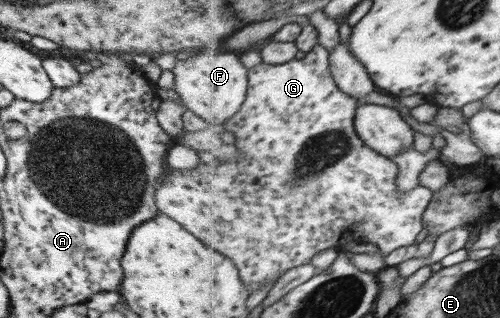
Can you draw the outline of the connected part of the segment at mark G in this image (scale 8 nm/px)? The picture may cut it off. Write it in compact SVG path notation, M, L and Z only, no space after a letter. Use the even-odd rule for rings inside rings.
M317 45L303 59L295 59L282 65L270 65L262 62L253 67L251 77L253 77L253 91L257 89L255 91L257 97L267 97L267 91L269 91L269 95L273 99L251 99L249 97L247 105L243 105L241 111L223 124L220 130L225 133L229 141L228 153L208 158L205 164L195 167L195 171L193 169L185 171L185 173L169 171L166 177L161 178L154 191L154 202L157 209L163 215L167 215L169 219L177 221L183 229L187 229L191 235L195 235L209 249L215 249L215 245L219 245L219 251L223 255L231 257L235 261L235 265L239 265L239 271L243 273L243 281L247 281L246 287L250 293L259 291L265 283L275 284L276 280L294 267L311 264L313 257L326 249L338 247L340 251L344 252L345 245L349 245L351 241L372 243L378 246L385 255L389 255L391 251L395 251L399 247L413 245L415 239L419 237L419 233L425 229L423 216L434 197L434 191L420 185L407 195L403 195L399 191L398 176L401 170L399 170L398 163L371 149L371 146L368 146L358 134L354 124L355 116L358 113L358 101L350 94L344 93L338 86L338 82L335 81L334 75L331 74L330 53L327 53L327 49L323 45Z

